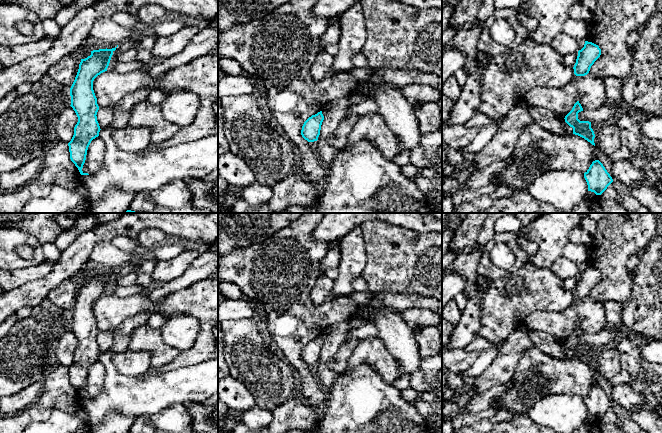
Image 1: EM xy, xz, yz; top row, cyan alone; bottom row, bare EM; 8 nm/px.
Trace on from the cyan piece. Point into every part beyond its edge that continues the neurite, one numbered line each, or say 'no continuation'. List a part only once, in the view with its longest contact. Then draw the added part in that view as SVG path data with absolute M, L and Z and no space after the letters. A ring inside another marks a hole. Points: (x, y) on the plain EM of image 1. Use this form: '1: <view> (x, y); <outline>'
no continuation

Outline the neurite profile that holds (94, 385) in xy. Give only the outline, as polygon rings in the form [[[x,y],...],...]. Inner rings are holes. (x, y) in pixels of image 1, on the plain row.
[[[99,360],[91,365],[82,392],[83,397],[93,398],[103,391],[105,374],[105,367]]]

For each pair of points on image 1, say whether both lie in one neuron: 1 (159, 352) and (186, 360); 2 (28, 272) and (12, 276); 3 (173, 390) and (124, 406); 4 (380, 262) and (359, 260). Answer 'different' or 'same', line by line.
1: different
2: same
3: same
4: different

